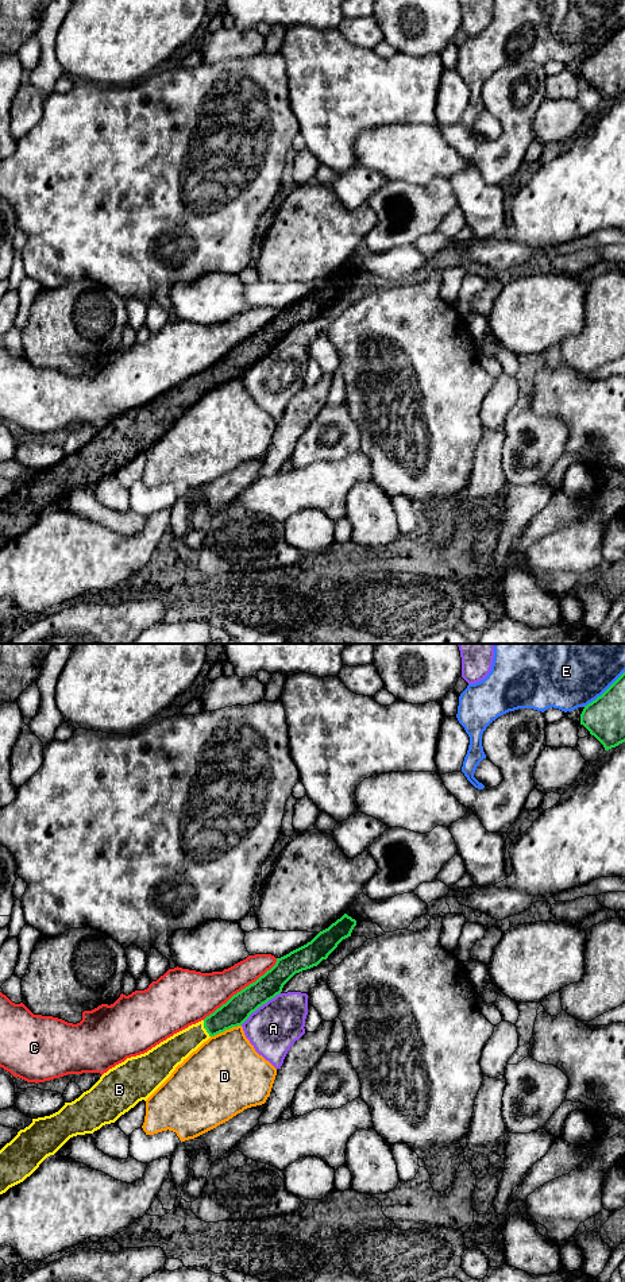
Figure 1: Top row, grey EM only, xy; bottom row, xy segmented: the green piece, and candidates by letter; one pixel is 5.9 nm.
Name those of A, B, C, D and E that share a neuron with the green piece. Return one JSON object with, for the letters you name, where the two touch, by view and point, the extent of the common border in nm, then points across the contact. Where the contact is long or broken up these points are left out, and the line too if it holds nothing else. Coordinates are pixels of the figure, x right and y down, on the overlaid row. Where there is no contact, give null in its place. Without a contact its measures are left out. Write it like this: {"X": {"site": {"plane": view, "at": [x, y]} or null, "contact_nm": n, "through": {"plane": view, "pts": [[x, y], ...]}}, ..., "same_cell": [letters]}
{"B": {"site": {"plane": "xy", "at": [204, 1027]}, "contact_nm": 110, "through": {"plane": "xy", "pts": [[239, 1007], [232, 1014], [204, 1027], [172, 1051]]}}, "same_cell": ["B"]}

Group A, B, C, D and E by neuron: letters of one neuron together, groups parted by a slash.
A / B / C / D / E

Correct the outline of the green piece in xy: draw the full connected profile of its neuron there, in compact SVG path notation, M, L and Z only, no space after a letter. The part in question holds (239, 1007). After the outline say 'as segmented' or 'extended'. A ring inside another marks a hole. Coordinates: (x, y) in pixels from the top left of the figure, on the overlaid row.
M344 914L306 945L277 958L275 965L270 970L234 995L204 1020L174 1034L147 1053L127 1058L124 1062L109 1069L89 1090L84 1092L74 1101L65 1103L58 1112L32 1119L28 1127L20 1130L18 1135L0 1150L0 1194L30 1177L47 1156L54 1155L70 1138L93 1134L103 1125L115 1123L139 1101L146 1101L171 1076L175 1067L204 1042L225 1030L242 1026L252 1012L279 995L283 985L296 973L317 966L323 959L327 959L343 939L351 937L355 926L356 920Z; extended

